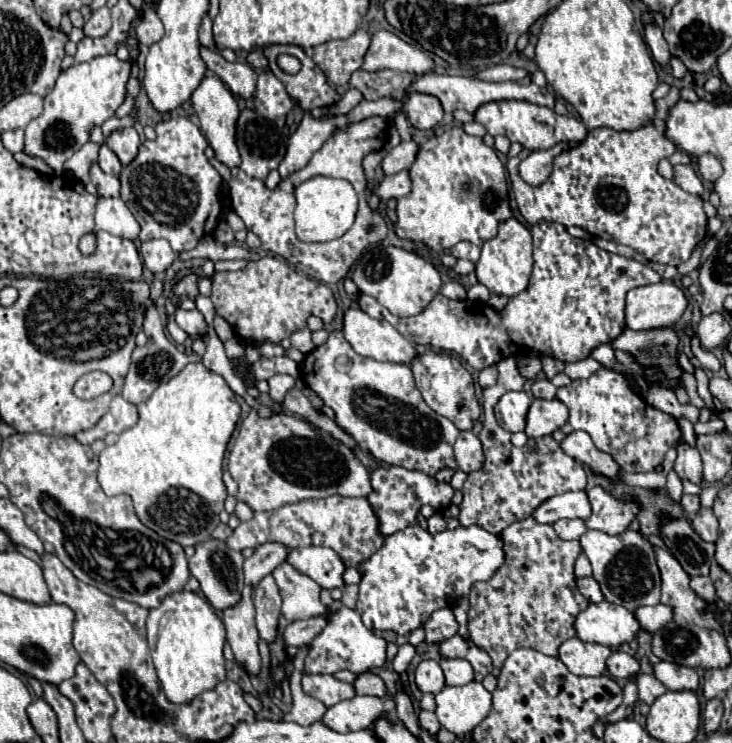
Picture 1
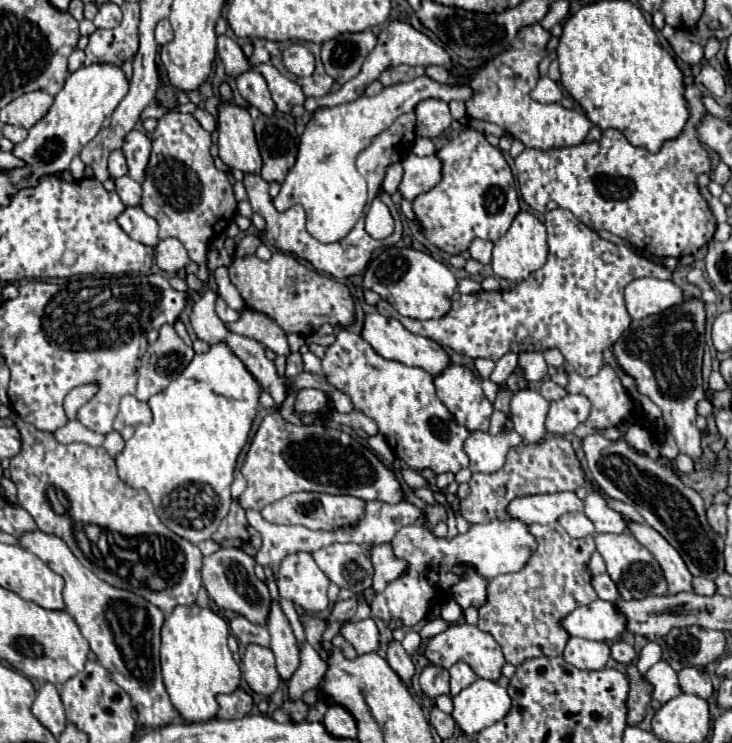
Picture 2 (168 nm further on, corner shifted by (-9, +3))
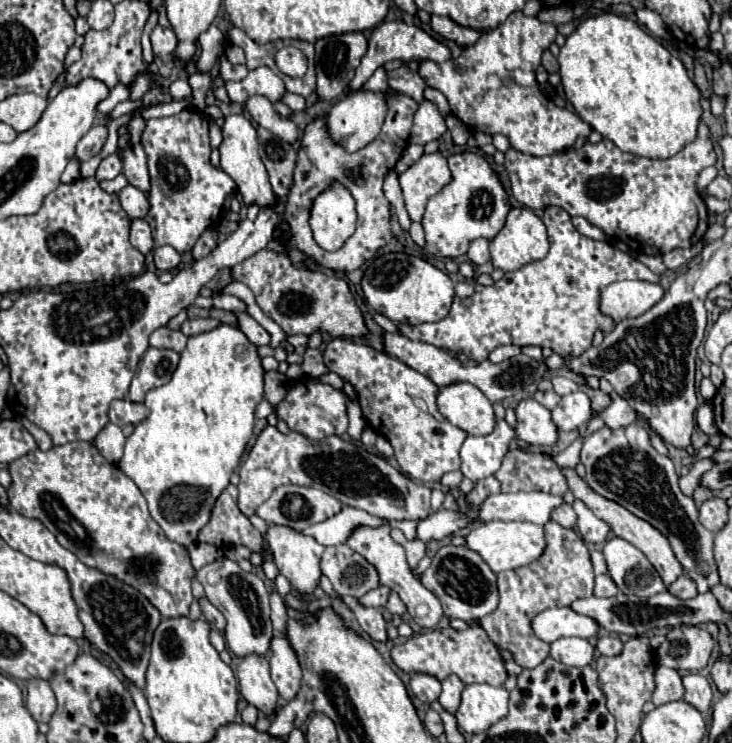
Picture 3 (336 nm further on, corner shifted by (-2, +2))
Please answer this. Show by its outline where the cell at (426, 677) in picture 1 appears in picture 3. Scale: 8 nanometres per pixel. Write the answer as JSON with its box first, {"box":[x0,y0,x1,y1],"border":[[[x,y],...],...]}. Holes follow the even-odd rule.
{"box":[410,673,440,703],"border":[[[414,673],[412,681],[410,681],[410,689],[422,703],[432,703],[440,695],[440,681],[432,675]]]}

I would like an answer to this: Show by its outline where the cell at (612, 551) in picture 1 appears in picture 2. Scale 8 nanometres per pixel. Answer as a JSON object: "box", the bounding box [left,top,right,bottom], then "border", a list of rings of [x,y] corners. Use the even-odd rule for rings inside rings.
{"box":[595,534,667,600],"border":[[[597,534],[595,536],[597,552],[603,556],[607,564],[607,574],[617,584],[617,590],[623,600],[641,600],[647,596],[665,596],[667,594],[667,582],[663,576],[663,570],[659,562],[653,558],[653,554],[635,540],[633,534]]]}

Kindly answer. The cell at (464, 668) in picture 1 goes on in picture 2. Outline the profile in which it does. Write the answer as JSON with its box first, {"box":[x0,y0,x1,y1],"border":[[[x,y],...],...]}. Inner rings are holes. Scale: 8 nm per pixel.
{"box":[449,662,477,696],"border":[[[457,662],[449,668],[449,674],[451,674],[451,696],[459,694],[463,688],[471,686],[475,680],[477,680],[477,674],[471,670],[469,664],[465,662]]]}

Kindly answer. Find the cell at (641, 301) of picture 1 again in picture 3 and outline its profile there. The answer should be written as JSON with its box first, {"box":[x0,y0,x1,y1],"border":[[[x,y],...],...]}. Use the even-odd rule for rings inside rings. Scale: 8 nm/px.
{"box":[600,281,664,321],"border":[[[616,281],[600,291],[600,311],[614,321],[626,317],[640,317],[658,299],[662,299],[664,289],[658,283],[648,281]]]}

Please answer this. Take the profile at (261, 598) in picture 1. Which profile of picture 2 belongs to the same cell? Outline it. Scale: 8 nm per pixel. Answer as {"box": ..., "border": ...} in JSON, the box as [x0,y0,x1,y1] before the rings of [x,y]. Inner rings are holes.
{"box":[267,600,299,680],"border":[[[271,600],[267,630],[271,634],[271,650],[277,660],[277,670],[283,680],[289,680],[293,670],[297,670],[299,666],[299,648],[293,636],[293,630],[289,626],[289,620],[283,614],[277,600]]]}

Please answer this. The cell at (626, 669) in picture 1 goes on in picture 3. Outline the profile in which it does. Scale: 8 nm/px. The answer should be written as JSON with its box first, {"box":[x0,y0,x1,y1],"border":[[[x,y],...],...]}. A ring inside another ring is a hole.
{"box":[596,637,622,655],"border":[[[598,637],[596,649],[602,655],[618,655],[622,653],[622,641],[618,637]]]}

